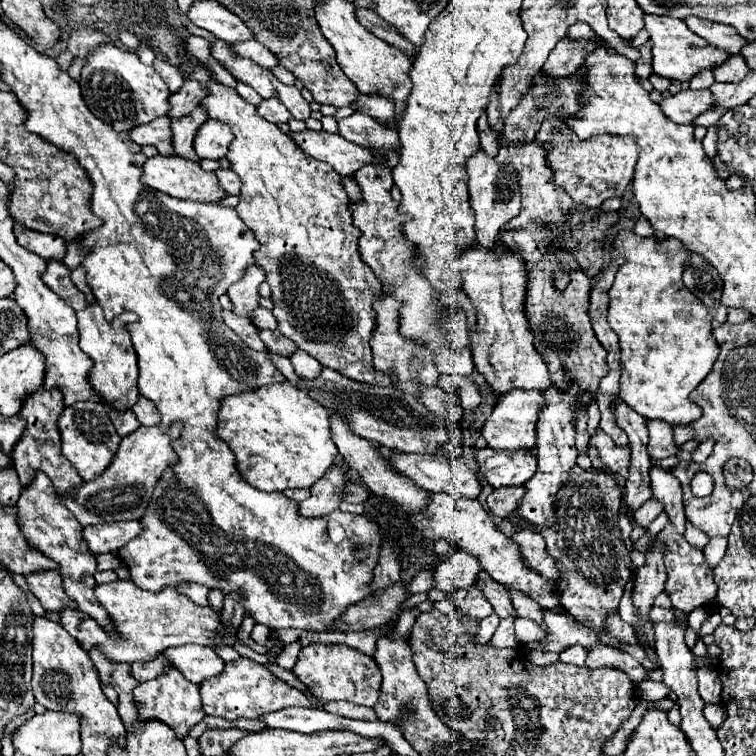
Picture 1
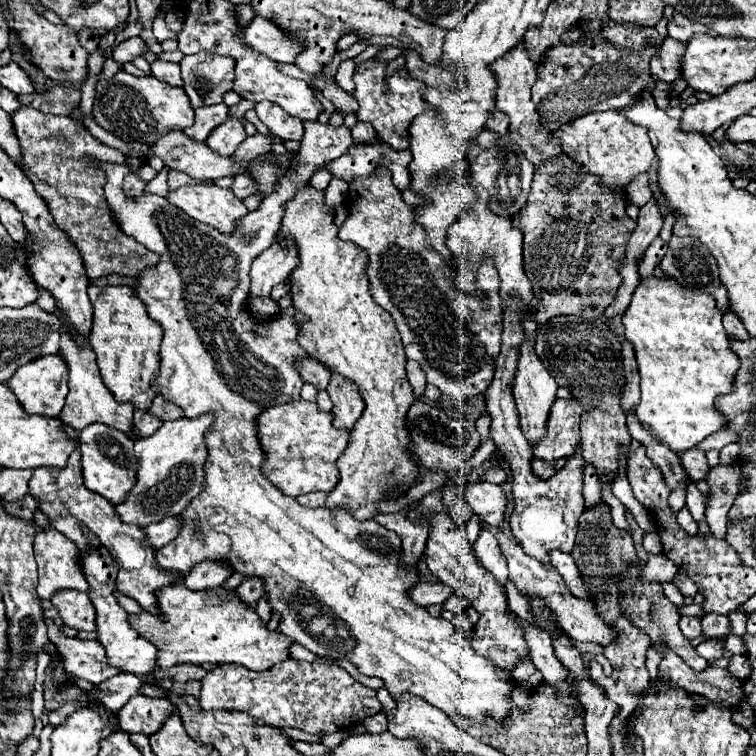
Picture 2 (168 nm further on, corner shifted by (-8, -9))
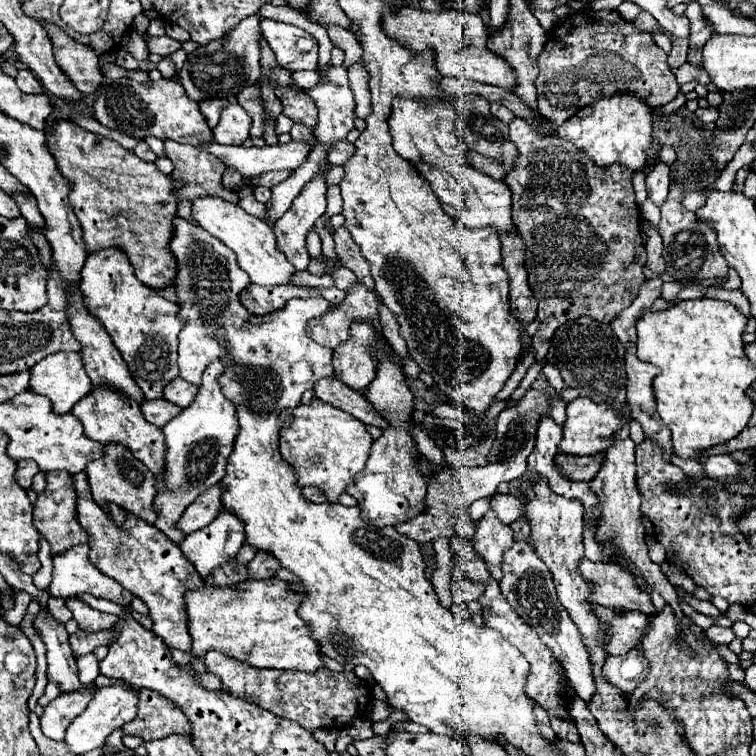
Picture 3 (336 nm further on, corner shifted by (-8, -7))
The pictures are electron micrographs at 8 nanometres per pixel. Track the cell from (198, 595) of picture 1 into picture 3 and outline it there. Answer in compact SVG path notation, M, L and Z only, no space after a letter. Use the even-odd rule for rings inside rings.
M220 512L216 516L216 520L212 520L212 524L208 524L206 528L200 528L200 532L192 532L188 534L178 546L184 554L184 558L188 558L196 572L202 576L202 580L206 580L210 576L210 572L214 572L216 568L232 562L238 554L238 550L244 544L244 524L242 520L238 520L236 516L232 516L230 512Z

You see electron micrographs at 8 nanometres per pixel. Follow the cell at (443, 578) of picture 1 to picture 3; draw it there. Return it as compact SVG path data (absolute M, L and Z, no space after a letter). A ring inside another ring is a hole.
M492 510L476 526L476 536L472 538L474 550L484 558L490 566L500 566L500 560L508 548L512 548L514 538L510 526L502 524Z

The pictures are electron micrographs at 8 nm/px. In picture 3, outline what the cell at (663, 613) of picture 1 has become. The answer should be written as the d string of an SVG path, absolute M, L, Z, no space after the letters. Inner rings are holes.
M710 626L708 630L704 630L704 634L708 640L718 642L718 644L730 644L736 638L730 628L720 628L720 626Z

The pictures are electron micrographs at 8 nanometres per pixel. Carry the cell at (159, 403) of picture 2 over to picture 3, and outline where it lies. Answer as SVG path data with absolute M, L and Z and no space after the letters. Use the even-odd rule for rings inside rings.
M172 380L168 382L168 386L164 388L164 398L172 404L178 404L180 408L186 408L194 398L196 398L198 388L194 384L188 384L186 380Z

